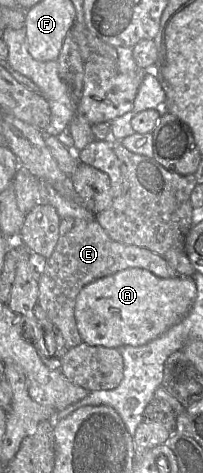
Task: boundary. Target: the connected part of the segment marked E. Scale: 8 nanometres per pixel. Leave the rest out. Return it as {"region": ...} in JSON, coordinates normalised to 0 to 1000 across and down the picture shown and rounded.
{"region":[[[300,463],[286,512],[187,592],[187,643],[345,736],[409,723],[365,666],[374,628],[399,611],[473,590],[631,567],[714,569],[788,588],[882,584],[788,539],[719,524],[616,518],[547,505],[478,465]]]}

